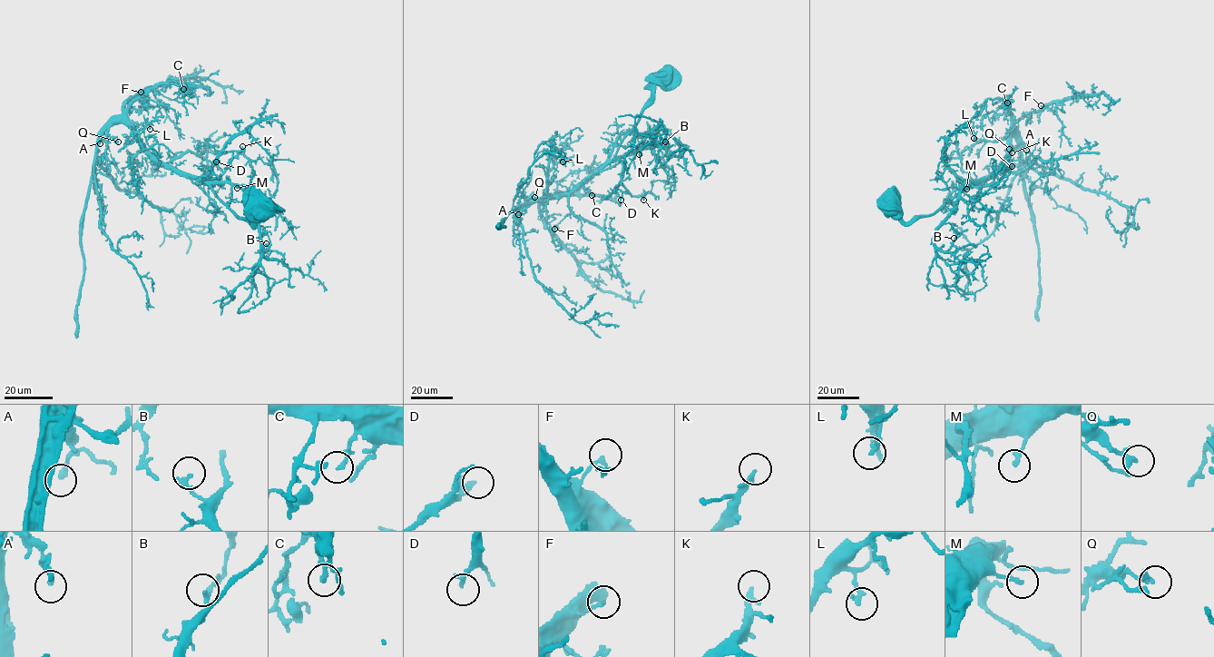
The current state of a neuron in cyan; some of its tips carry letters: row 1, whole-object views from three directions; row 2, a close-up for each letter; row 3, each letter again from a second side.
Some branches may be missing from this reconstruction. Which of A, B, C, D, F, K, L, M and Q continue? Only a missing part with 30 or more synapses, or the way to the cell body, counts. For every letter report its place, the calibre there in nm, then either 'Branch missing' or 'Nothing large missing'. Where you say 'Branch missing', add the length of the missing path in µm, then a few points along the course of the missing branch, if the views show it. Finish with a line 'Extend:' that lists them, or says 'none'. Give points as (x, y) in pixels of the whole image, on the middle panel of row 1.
A: Place: (518, 214). Thickness 200 nm. Nothing large missing
B: Place: (665, 142). Thickness 120 nm. Nothing large missing
C: Place: (592, 195). Thickness 200 nm. Nothing large missing
D: Place: (621, 200). Thickness 240 nm. Nothing large missing
F: Place: (554, 229). Thickness 170 nm. Nothing large missing
K: Place: (643, 200). Thickness 240 nm. Branch missing. Missing length about 15 µm. Course of what is missing: (643, 200), (649, 220)
L: Place: (562, 161). Thickness 220 nm. Nothing large missing
M: Place: (639, 154). Thickness 180 nm. Nothing large missing
Q: Place: (534, 197). Thickness 200 nm. Nothing large missing
Extend: K

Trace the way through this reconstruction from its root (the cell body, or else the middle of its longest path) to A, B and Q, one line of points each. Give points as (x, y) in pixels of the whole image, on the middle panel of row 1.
A: (660, 79), (652, 85), (651, 102), (610, 160), (562, 194), (527, 201), (518, 214)
B: (660, 79), (652, 85), (650, 103), (615, 156), (647, 147), (656, 135), (660, 121), (668, 139), (665, 142)
Q: (660, 79), (652, 85), (651, 102), (610, 160), (562, 194), (534, 197)

